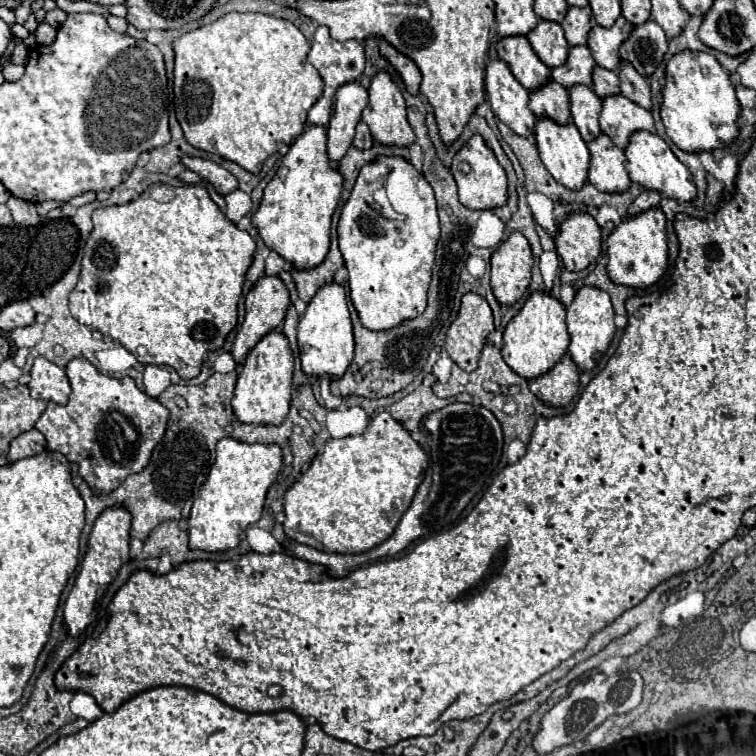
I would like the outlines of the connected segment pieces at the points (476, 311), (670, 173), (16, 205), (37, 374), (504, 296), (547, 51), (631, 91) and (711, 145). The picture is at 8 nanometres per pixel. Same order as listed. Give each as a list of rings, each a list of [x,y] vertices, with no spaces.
[[[468,292],[462,296],[460,312],[446,332],[446,352],[462,370],[472,372],[478,366],[480,352],[492,330],[494,320],[488,302]]]
[[[646,130],[634,132],[624,152],[626,152],[626,170],[632,182],[640,182],[640,186],[644,188],[660,190],[660,194],[676,200],[692,200],[696,196],[696,186],[690,170],[674,156],[670,146],[658,134]]]
[[[10,196],[10,200],[6,202],[12,216],[14,216],[14,222],[18,226],[36,226],[40,222],[40,216],[36,212],[36,206],[32,202],[24,202],[16,196]]]
[[[38,356],[32,364],[30,370],[30,394],[32,398],[42,398],[42,400],[52,400],[56,404],[66,404],[70,396],[70,384],[64,368],[52,364],[44,356]]]
[[[512,232],[490,258],[490,284],[500,304],[508,306],[522,298],[530,284],[532,250],[524,234]]]
[[[540,20],[538,26],[526,34],[526,38],[530,40],[538,58],[548,68],[560,66],[560,62],[564,62],[564,58],[568,56],[570,46],[568,46],[568,42],[564,38],[564,30],[558,22]]]
[[[626,60],[620,62],[618,78],[620,78],[620,92],[628,100],[636,102],[638,106],[642,106],[646,110],[652,108],[652,102],[650,102],[650,86],[648,86],[646,78],[642,74],[638,74],[636,68],[630,62],[626,62]]]
[[[682,50],[670,58],[666,64],[666,86],[662,88],[662,108],[660,116],[666,128],[666,134],[672,138],[672,142],[686,150],[686,152],[702,152],[702,150],[714,150],[714,148],[726,148],[732,144],[732,140],[738,136],[738,114],[740,114],[740,102],[734,92],[734,84],[730,82],[728,70],[720,66],[720,62],[708,54],[708,52],[692,52]]]

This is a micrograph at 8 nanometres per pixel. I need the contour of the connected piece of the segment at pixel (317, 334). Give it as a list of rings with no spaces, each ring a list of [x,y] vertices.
[[[328,282],[308,302],[308,308],[298,324],[298,346],[300,346],[302,370],[308,376],[328,374],[330,378],[340,378],[340,374],[344,374],[344,370],[350,366],[356,344],[354,344],[354,330],[344,284]]]

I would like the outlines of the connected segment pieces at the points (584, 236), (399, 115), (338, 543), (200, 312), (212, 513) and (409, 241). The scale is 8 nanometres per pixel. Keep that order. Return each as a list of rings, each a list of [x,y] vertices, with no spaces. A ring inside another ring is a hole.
[[[572,212],[558,224],[554,244],[566,270],[584,270],[600,254],[602,230],[588,212]]]
[[[378,72],[368,88],[370,102],[362,112],[372,138],[382,144],[410,146],[416,136],[406,118],[406,102],[390,72]]]
[[[378,412],[364,434],[334,440],[330,438],[322,452],[312,460],[304,476],[294,482],[284,494],[284,532],[290,540],[302,542],[316,550],[338,554],[360,554],[384,542],[396,528],[402,514],[408,510],[418,484],[422,482],[428,458],[424,450],[412,440],[408,430],[396,422],[388,412]]]
[[[163,183],[156,184],[153,191],[152,188],[148,188],[146,192],[142,192],[138,200],[132,200],[128,204],[114,204],[114,206],[98,208],[92,214],[92,222],[94,222],[94,230],[90,232],[90,238],[86,240],[86,246],[84,246],[80,280],[78,280],[76,288],[70,292],[70,312],[72,312],[72,316],[80,324],[84,324],[84,326],[88,326],[92,330],[98,330],[102,334],[108,334],[114,340],[118,340],[128,352],[132,352],[136,356],[136,360],[140,364],[166,364],[166,366],[172,366],[180,374],[180,378],[184,378],[184,380],[190,380],[194,376],[198,376],[206,356],[210,352],[214,352],[214,350],[220,350],[224,340],[226,340],[226,336],[238,324],[236,308],[238,308],[238,300],[242,296],[244,274],[250,268],[252,252],[256,250],[256,244],[254,244],[252,236],[248,232],[238,230],[238,226],[224,216],[224,212],[212,202],[212,198],[210,198],[210,194],[208,194],[208,190],[204,186],[194,186],[194,184],[184,184],[180,188],[173,188]]]
[[[222,438],[216,444],[216,462],[210,468],[188,518],[190,548],[222,552],[236,548],[240,534],[260,520],[264,498],[282,468],[282,448],[278,444],[248,444],[236,438]]]
[[[378,156],[362,166],[338,222],[338,242],[348,268],[350,298],[364,326],[370,330],[386,330],[398,326],[404,318],[416,318],[424,312],[436,242],[440,238],[438,222],[434,190],[424,174],[408,160],[402,156]],[[382,174],[392,176],[388,182],[388,198],[394,210],[404,214],[404,220],[382,218],[372,200],[372,192]]]

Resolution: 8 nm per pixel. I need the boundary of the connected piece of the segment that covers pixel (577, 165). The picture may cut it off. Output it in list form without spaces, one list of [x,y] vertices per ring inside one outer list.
[[[538,118],[536,122],[536,146],[540,152],[540,158],[548,172],[564,186],[576,190],[582,186],[582,182],[588,178],[588,164],[590,164],[590,152],[586,148],[586,142],[582,140],[580,132],[572,122],[568,124],[558,124],[552,118]]]

